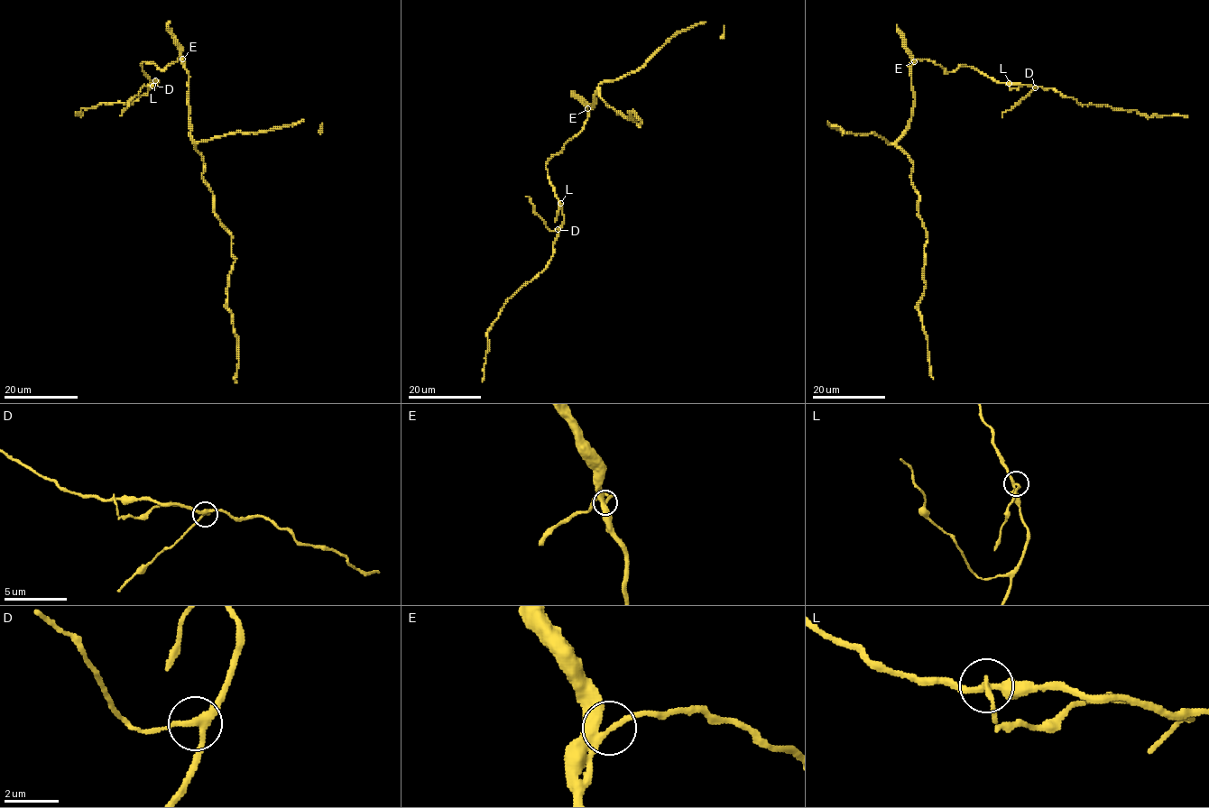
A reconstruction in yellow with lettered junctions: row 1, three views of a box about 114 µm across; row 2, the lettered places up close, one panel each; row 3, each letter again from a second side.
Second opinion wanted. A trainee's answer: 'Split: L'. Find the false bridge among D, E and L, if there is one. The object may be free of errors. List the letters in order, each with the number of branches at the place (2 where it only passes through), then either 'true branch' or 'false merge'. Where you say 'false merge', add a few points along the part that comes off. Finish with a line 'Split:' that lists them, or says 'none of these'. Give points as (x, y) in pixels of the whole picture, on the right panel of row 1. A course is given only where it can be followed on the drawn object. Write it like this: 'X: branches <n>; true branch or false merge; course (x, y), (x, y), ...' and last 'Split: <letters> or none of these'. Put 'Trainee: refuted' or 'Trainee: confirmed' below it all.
D: branches 3; true branch
E: branches 3; true branch
L: branches 3; false merge; course (1009, 83), (1015, 88), (1028, 85)
Split: L
Trainee: confirmed

